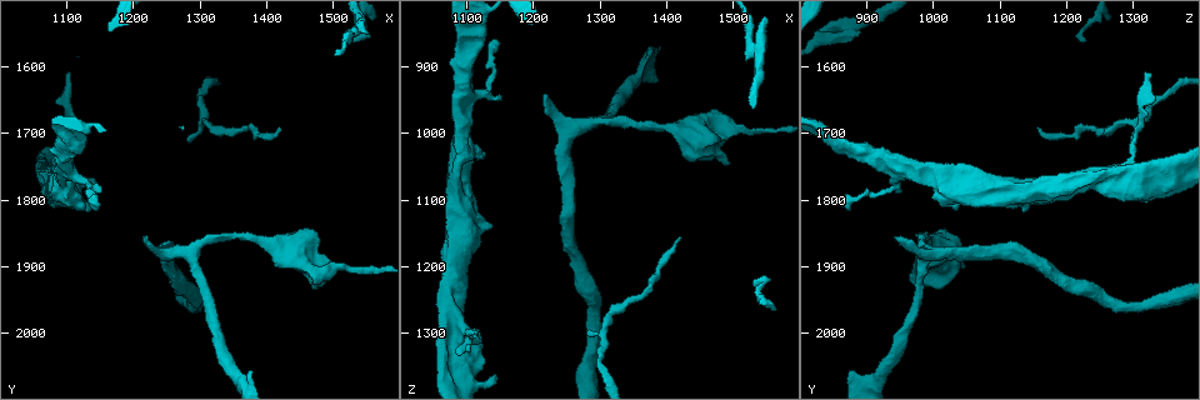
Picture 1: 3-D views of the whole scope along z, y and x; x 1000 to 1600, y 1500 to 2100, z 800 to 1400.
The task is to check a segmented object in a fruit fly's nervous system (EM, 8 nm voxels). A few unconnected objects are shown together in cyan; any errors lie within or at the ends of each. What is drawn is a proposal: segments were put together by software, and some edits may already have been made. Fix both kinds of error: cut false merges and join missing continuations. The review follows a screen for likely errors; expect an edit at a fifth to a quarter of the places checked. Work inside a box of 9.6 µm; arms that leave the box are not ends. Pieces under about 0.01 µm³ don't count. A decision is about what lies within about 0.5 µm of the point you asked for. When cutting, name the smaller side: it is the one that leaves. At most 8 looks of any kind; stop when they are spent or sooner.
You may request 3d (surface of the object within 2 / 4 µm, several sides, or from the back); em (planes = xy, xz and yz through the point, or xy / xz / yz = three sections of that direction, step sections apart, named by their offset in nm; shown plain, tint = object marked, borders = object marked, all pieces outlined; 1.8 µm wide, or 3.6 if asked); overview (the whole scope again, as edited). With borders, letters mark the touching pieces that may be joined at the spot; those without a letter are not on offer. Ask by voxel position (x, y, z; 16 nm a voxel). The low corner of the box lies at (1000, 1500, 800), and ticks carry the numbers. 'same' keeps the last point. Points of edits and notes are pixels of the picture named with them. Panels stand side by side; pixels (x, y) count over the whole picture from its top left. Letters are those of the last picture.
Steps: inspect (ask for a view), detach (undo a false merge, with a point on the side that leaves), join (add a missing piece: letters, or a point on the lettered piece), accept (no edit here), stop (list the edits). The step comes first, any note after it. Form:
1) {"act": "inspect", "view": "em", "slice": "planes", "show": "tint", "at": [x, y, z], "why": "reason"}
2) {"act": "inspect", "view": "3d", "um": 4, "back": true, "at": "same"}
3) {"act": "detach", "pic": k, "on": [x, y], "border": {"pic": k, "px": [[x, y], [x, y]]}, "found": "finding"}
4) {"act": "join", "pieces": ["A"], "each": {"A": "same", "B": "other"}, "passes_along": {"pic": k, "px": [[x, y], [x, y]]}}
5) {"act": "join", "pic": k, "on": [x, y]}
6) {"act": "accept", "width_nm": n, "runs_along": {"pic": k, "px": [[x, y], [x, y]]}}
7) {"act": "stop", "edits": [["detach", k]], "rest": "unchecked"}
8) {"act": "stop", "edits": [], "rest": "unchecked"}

{"act": "inspect", "view": "em", "slice": "xy", "step": 4, "show": "borders", "at": [1080, 1765, 1340], "why": "calibre changes"}

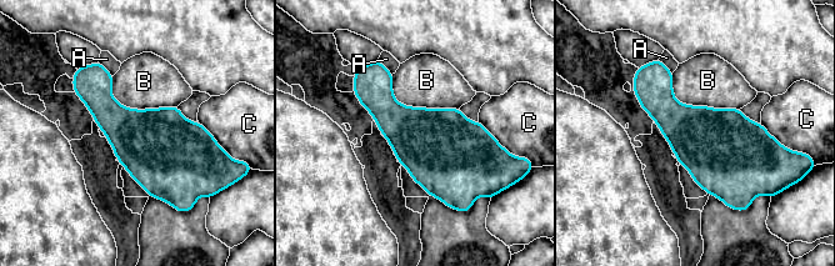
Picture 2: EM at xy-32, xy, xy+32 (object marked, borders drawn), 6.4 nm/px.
{"act": "accept", "width_nm": 460, "each": {"A": "other", "B": "other", "C": "other"}, "border": {"pic": 2, "px": [[391, 74], [399, 103], [459, 109]]}, "found": "one neuron here"}

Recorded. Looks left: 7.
{"act": "inspect", "view": "3d", "um": 2, "at": [1285, 1880, 985], "why": "four or more arms meet"}

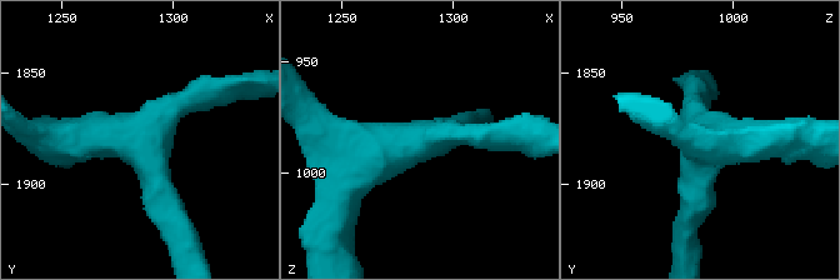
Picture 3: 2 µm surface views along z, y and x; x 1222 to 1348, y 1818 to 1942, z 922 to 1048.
{"act": "inspect", "view": "em", "slice": "planes", "show": "borders", "at": [1287, 1876, 985], "arms": 4, "why": "shape alone is not enough"}

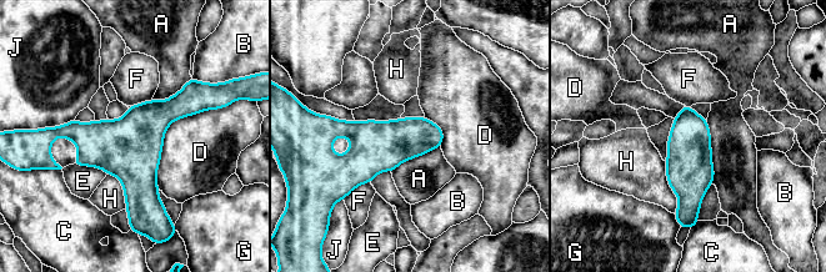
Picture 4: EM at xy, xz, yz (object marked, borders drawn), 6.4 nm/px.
{"act": "accept", "width_nm": 300, "longest_contact_nm": ["D", 600], "each": {"A": "other", "B": "other", "C": "other", "D": "other", "E": "other", "F": "other", "G": "other", "H": "other", "J": "other"}, "found": "one neuron here"}

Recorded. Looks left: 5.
{"act": "inspect", "view": "3d", "um": 2, "at": [1530, 1560, 1230], "why": "long arm stops here"}

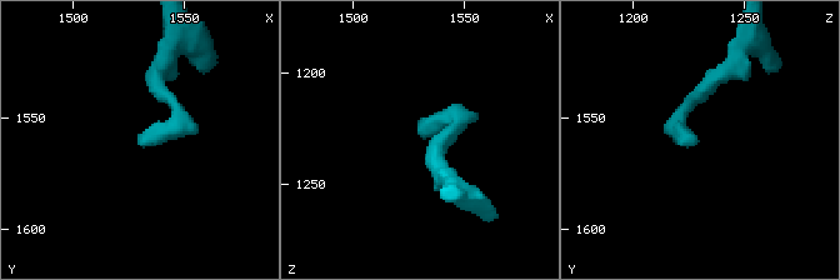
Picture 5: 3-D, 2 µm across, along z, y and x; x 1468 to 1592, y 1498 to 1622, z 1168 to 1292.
{"act": "inspect", "view": "em", "um": 3.6, "slice": "planes", "show": "borders", "at": [1530, 1561, 1228], "why": "need the tissue"}

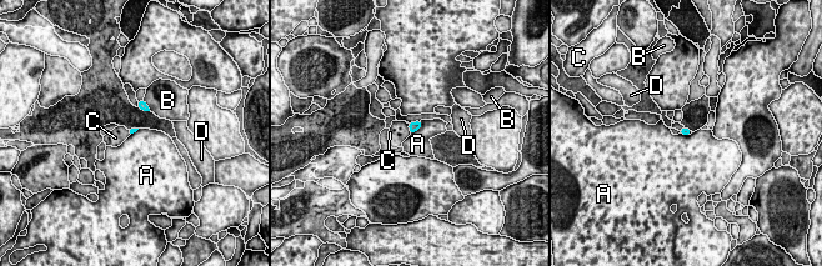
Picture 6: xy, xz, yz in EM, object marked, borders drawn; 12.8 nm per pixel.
{"act": "accept", "each": {"A": "other", "B": "other", "C": "other", "D": "other"}, "found": "none of them fits"}

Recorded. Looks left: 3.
{"act": "stop", "edits": [], "rest": "unchecked"}

